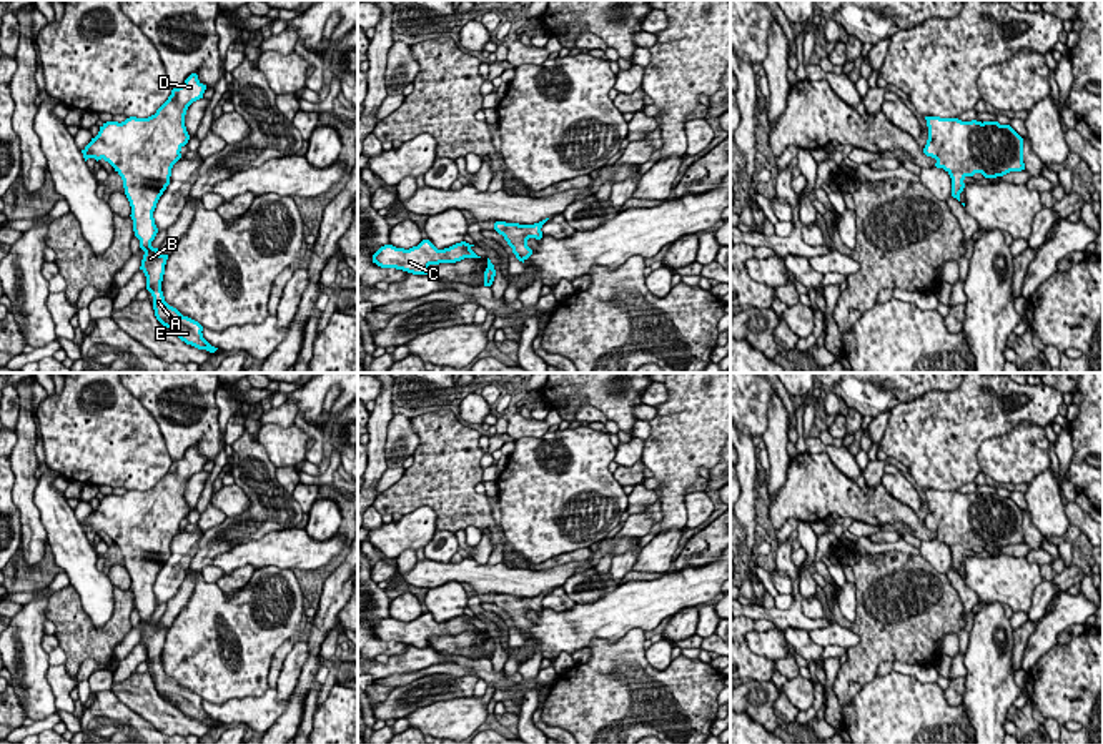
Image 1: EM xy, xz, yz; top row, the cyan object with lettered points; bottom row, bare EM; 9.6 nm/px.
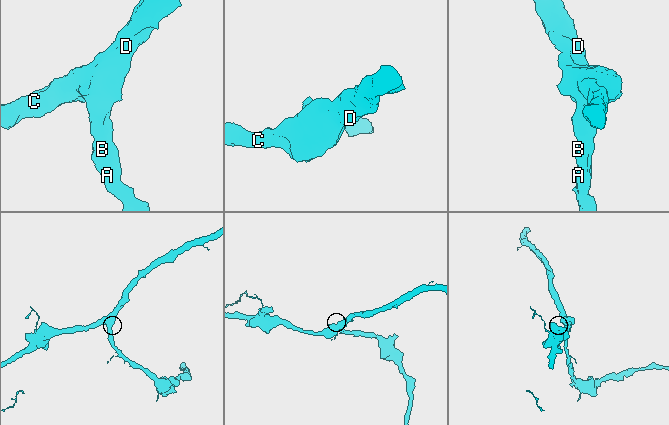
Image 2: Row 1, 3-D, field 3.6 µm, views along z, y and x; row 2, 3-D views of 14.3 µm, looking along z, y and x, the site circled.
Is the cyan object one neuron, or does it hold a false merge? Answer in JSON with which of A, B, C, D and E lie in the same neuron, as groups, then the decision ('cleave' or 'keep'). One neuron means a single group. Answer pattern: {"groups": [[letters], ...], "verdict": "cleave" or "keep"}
{"groups": [["A", "B", "C", "D", "E"]], "verdict": "keep"}

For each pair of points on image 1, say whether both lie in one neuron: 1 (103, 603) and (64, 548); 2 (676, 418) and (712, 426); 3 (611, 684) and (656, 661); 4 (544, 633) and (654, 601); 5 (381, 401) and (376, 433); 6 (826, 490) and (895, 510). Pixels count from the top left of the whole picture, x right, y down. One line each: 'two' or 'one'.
1: one
2: one
3: two
4: one
5: one
6: one

